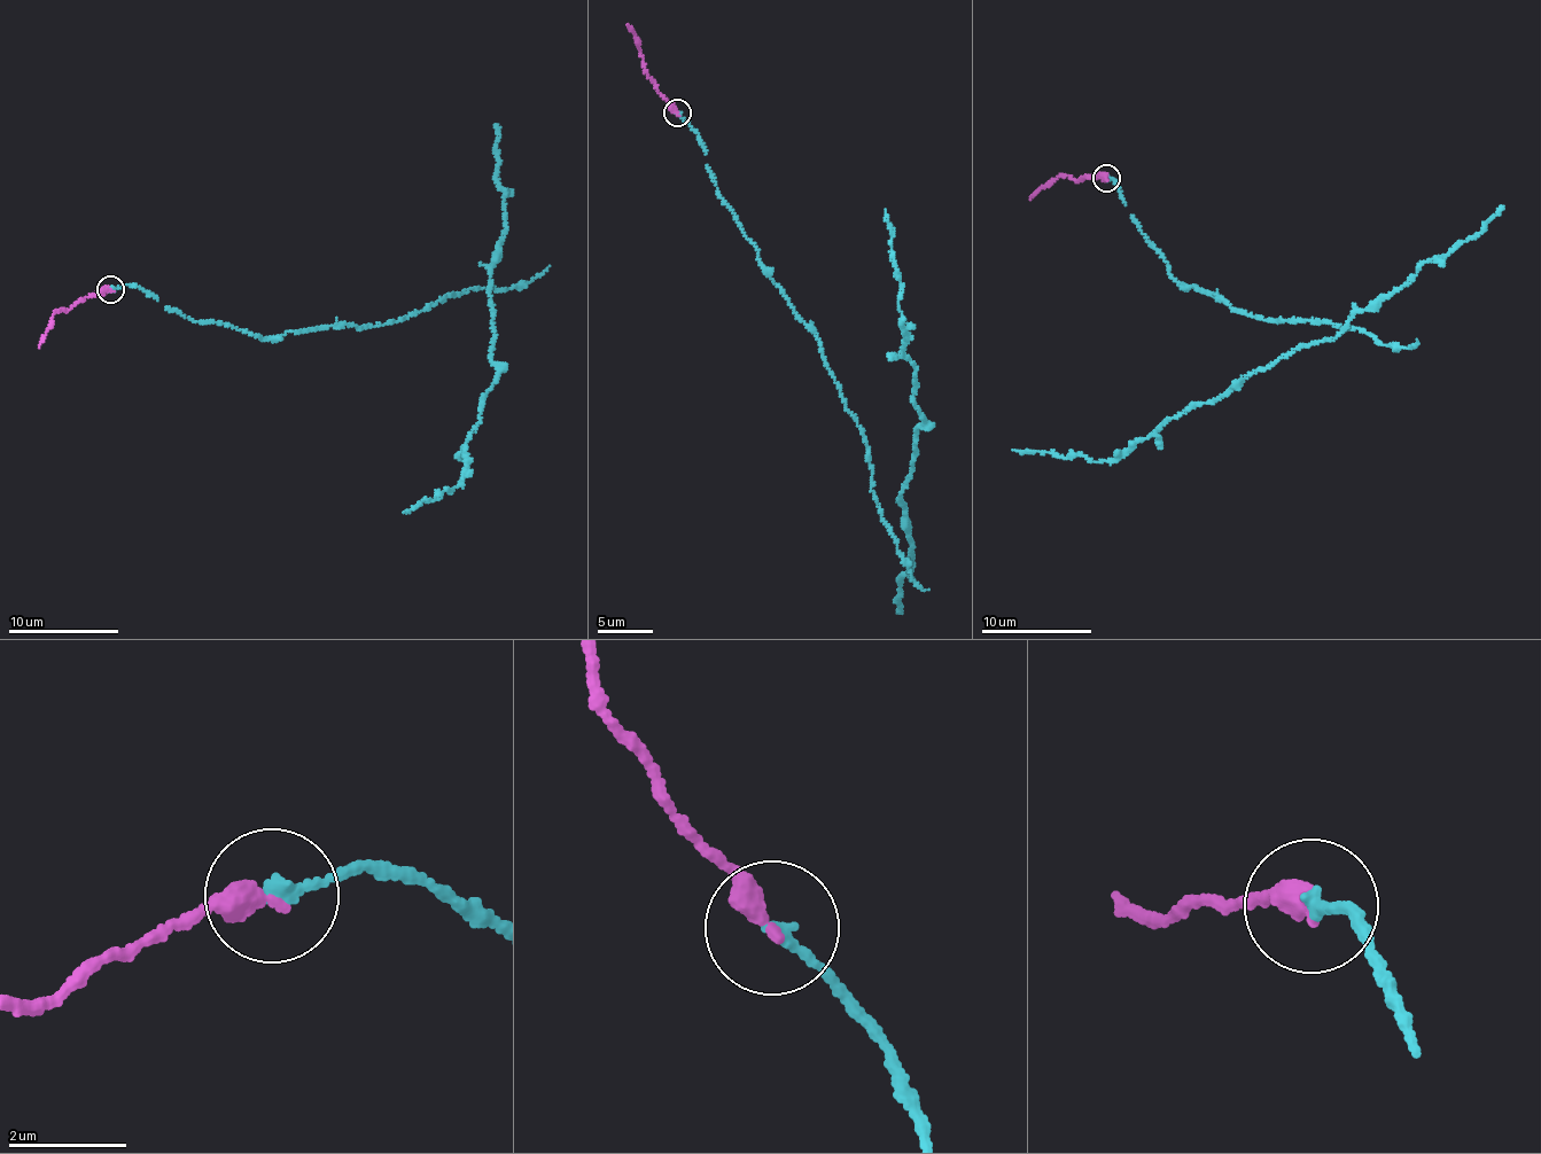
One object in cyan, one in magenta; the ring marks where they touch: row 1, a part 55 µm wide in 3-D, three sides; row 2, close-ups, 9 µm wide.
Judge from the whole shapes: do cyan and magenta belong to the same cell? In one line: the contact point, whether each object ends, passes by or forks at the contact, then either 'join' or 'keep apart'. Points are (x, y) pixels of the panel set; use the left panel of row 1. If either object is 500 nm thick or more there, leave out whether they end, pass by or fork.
(110, 289) | cyan ends | magenta ends | join

